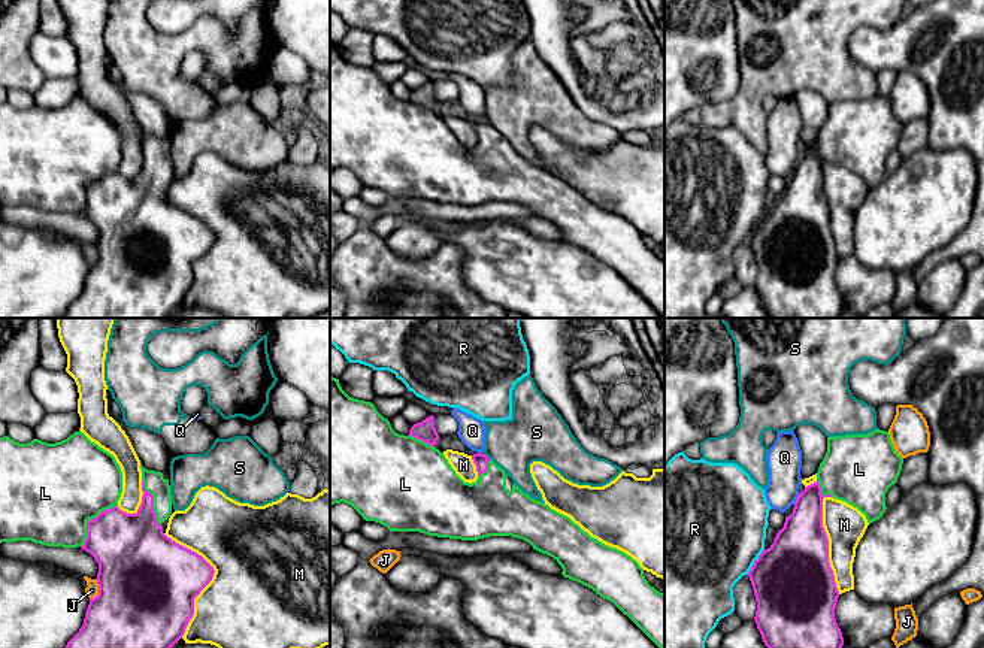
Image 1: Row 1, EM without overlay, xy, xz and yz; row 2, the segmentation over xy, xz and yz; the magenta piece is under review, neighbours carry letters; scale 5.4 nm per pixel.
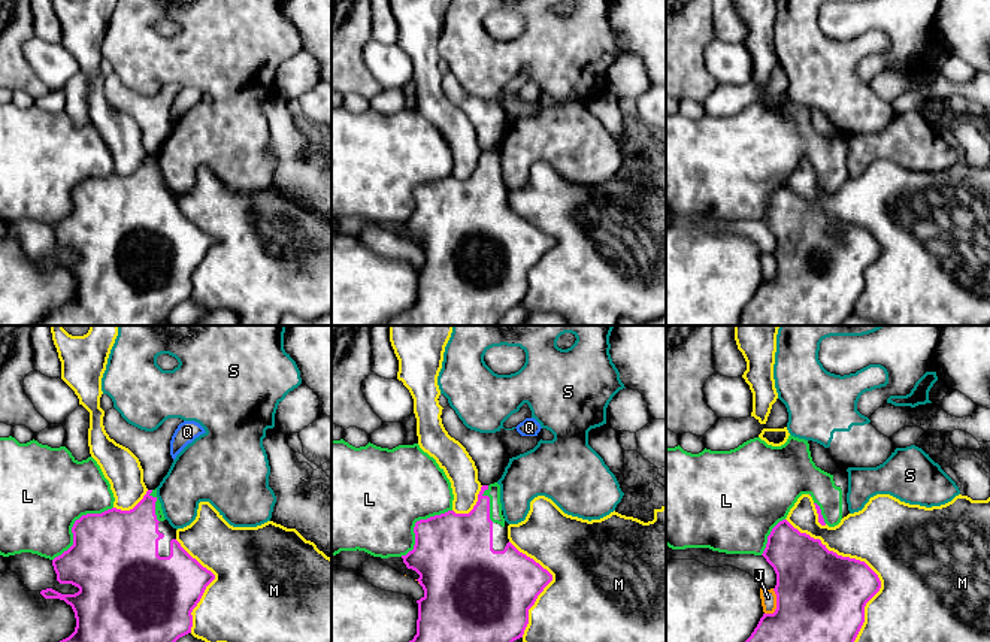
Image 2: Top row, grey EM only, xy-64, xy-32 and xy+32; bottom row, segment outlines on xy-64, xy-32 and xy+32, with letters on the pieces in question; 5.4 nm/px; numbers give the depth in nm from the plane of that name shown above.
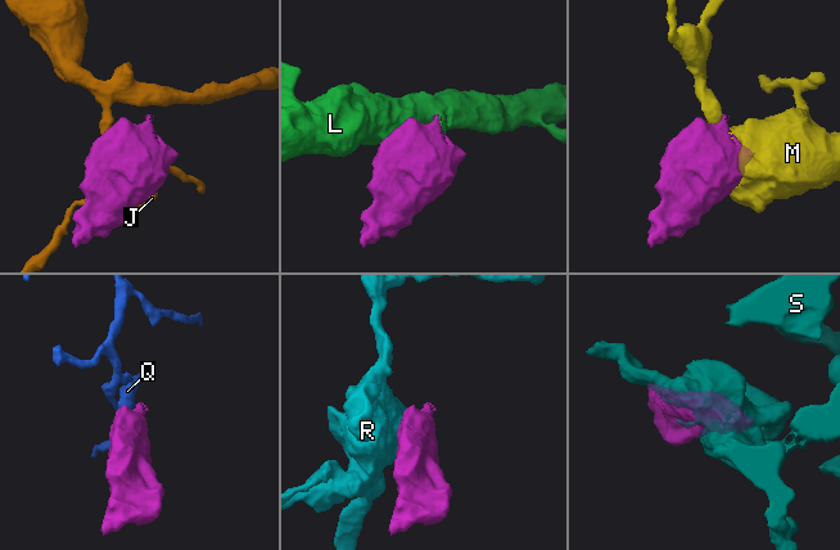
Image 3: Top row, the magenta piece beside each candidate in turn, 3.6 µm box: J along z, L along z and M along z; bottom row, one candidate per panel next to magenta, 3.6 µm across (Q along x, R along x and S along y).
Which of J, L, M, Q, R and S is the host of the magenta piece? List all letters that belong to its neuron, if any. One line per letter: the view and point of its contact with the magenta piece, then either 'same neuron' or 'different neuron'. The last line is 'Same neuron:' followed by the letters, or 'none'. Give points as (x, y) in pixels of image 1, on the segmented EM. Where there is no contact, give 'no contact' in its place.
J: contact xy (99, 590); different neuron
L: contact xy (88, 520); same neuron
M: contact xy (212, 577); different neuron
Q: contact yz (796, 499); different neuron
R: contact yz (754, 562); different neuron
S: contact xz (486, 456); different neuron
Same neuron: L

